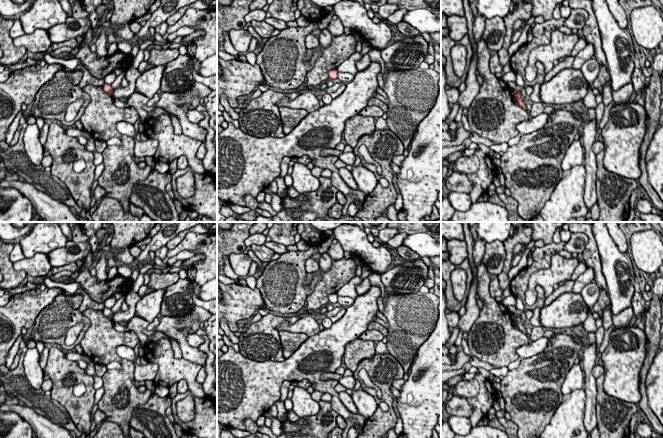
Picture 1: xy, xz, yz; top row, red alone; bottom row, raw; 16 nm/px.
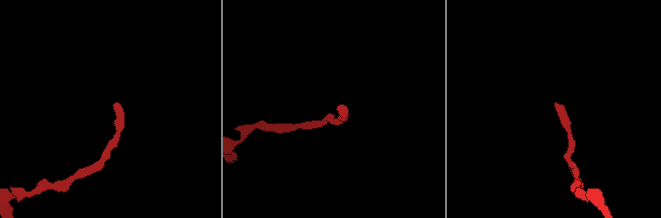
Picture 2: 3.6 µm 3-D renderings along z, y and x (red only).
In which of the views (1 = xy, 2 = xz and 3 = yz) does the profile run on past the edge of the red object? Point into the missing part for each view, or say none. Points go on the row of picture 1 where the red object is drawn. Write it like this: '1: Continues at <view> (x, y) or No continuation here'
1: No continuation here
2: No continuation here
3: No continuation here

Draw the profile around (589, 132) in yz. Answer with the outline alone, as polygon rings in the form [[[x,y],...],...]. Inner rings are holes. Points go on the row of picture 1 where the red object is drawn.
[[[596,118],[594,120],[588,120],[583,129],[586,169],[584,201],[588,211],[597,202],[597,160],[596,154],[593,152],[593,144],[597,133],[596,125]]]

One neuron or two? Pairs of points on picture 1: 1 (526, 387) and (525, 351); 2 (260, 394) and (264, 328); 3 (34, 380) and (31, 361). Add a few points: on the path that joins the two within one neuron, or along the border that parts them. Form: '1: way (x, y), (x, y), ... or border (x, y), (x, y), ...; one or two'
1: border (546, 346), (542, 351), (522, 359); two
2: border (240, 352), (244, 356), (258, 361), (285, 359); two
3: way (34, 375), (31, 366); one

